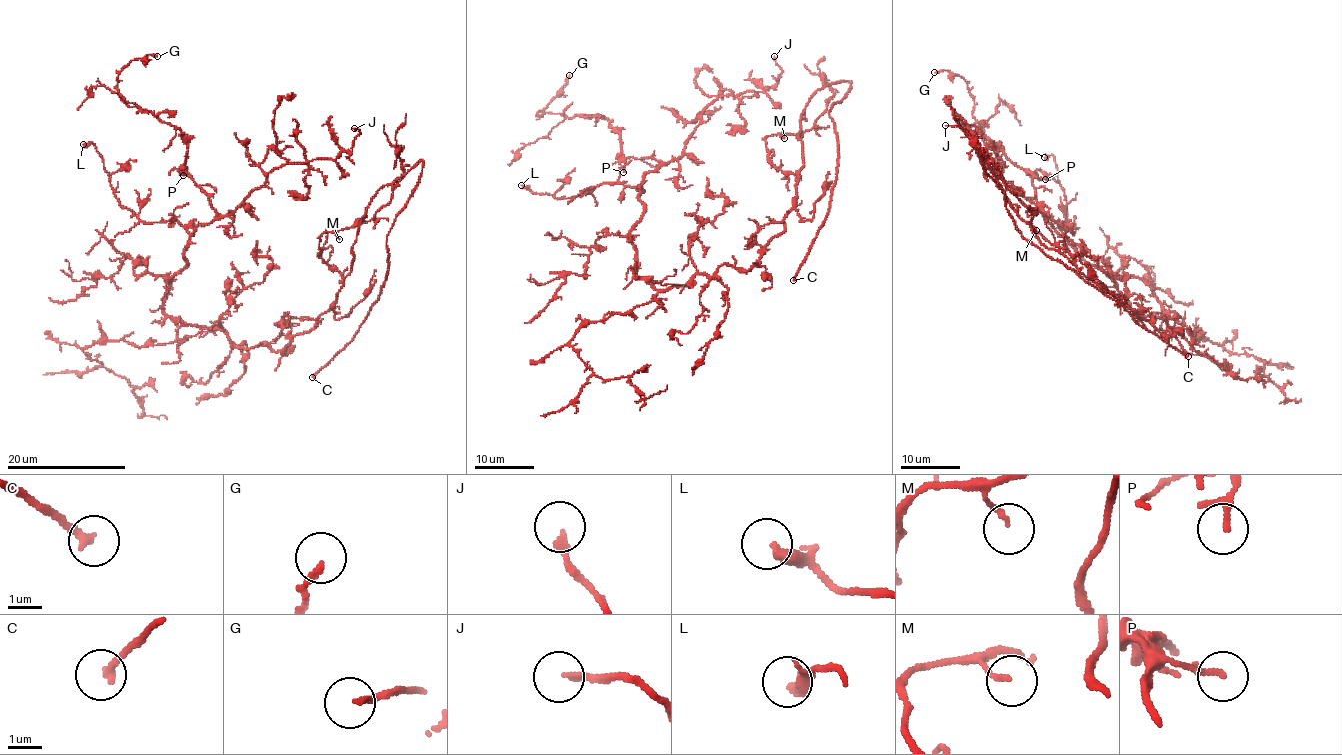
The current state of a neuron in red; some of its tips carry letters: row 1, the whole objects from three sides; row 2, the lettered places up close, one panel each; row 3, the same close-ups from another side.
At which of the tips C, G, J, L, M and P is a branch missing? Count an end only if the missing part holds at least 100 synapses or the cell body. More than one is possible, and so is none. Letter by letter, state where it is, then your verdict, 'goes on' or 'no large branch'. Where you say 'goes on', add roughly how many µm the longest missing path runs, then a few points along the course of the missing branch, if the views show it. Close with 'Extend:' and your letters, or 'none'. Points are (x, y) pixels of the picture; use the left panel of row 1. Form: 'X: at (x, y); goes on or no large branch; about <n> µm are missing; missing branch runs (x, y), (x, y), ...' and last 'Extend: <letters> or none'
C: at (312, 377); goes on; about 3 µm are missing; missing branch runs (312, 377), (313, 386), (317, 389)
G: at (157, 56); no large branch
J: at (354, 128); no large branch
L: at (83, 144); no large branch
M: at (339, 239); no large branch
P: at (183, 175); no large branch
Extend: C

